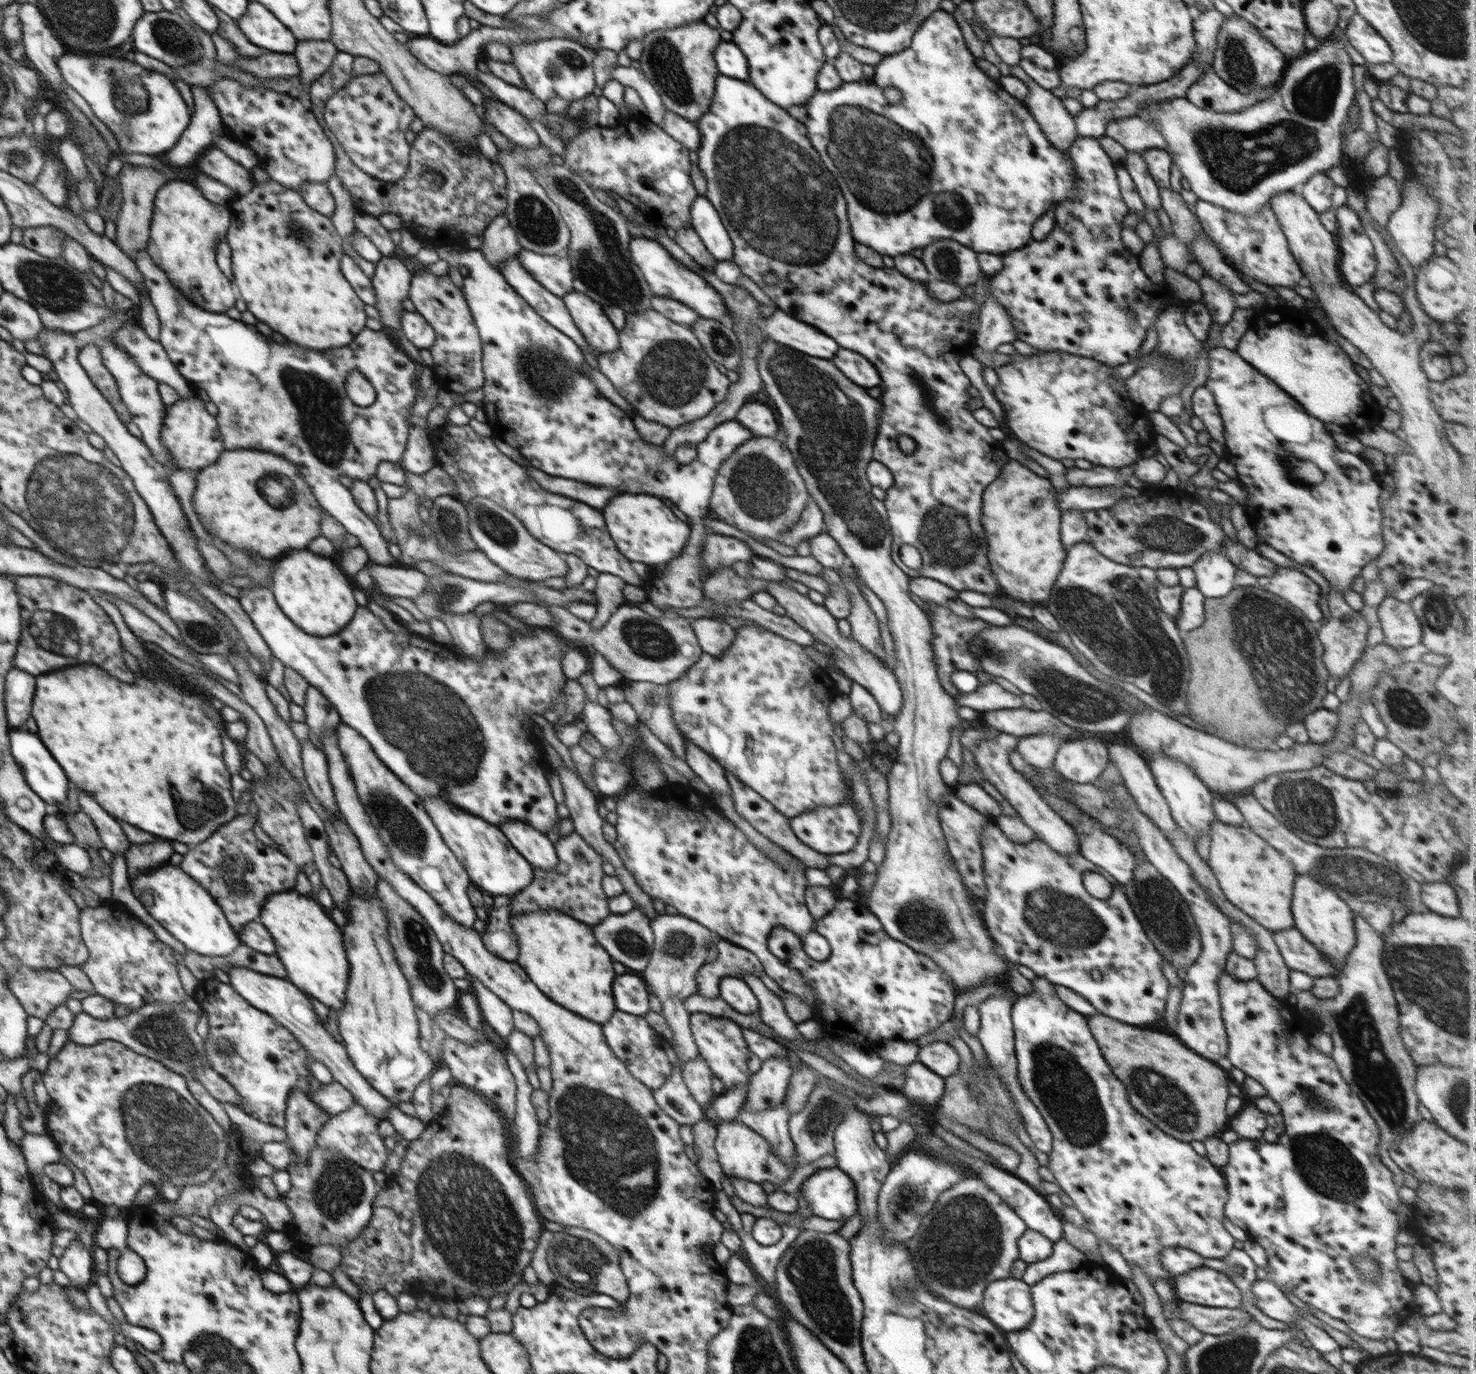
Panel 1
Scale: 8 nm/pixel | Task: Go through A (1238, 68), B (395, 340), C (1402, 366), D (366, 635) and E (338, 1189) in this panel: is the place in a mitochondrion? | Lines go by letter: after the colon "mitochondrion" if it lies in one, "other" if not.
A: mitochondrion
B: other
C: other
D: other
E: mitochondrion

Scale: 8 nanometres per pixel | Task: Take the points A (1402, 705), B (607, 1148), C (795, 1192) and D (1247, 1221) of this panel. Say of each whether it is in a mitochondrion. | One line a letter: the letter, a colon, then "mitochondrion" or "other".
A: mitochondrion
B: mitochondrion
C: other
D: other

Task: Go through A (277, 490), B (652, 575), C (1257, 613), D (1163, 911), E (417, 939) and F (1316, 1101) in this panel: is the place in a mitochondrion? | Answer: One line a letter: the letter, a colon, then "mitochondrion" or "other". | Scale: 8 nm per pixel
A: mitochondrion
B: other
C: mitochondrion
D: mitochondrion
E: mitochondrion
F: mitochondrion

